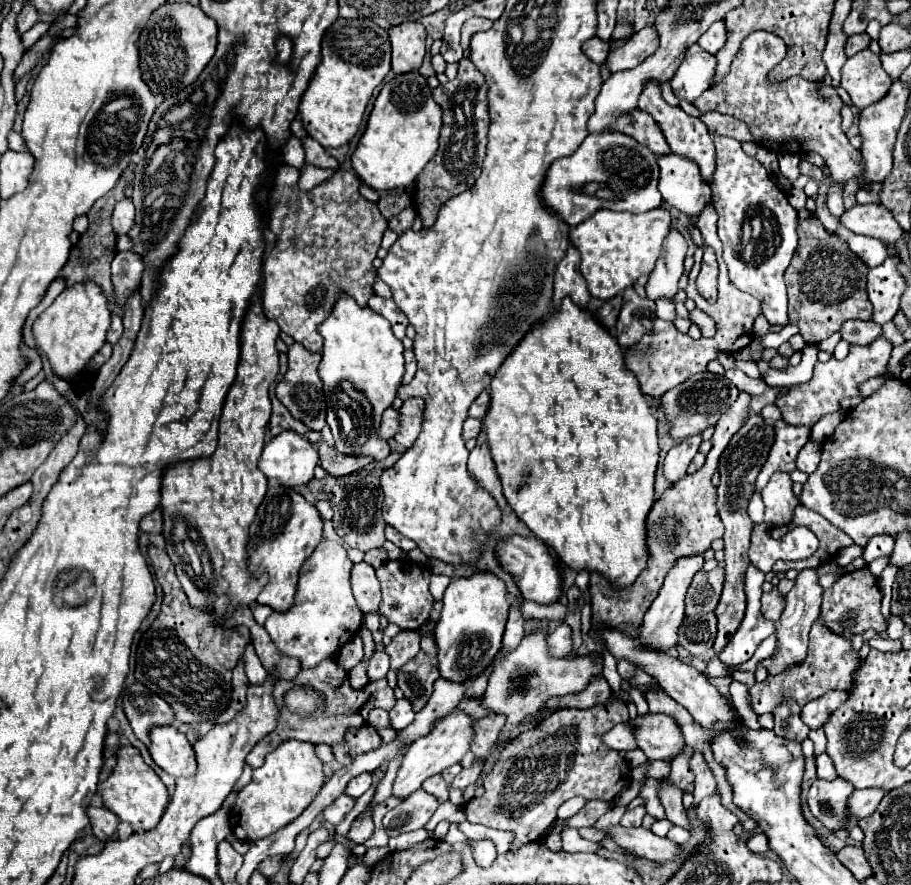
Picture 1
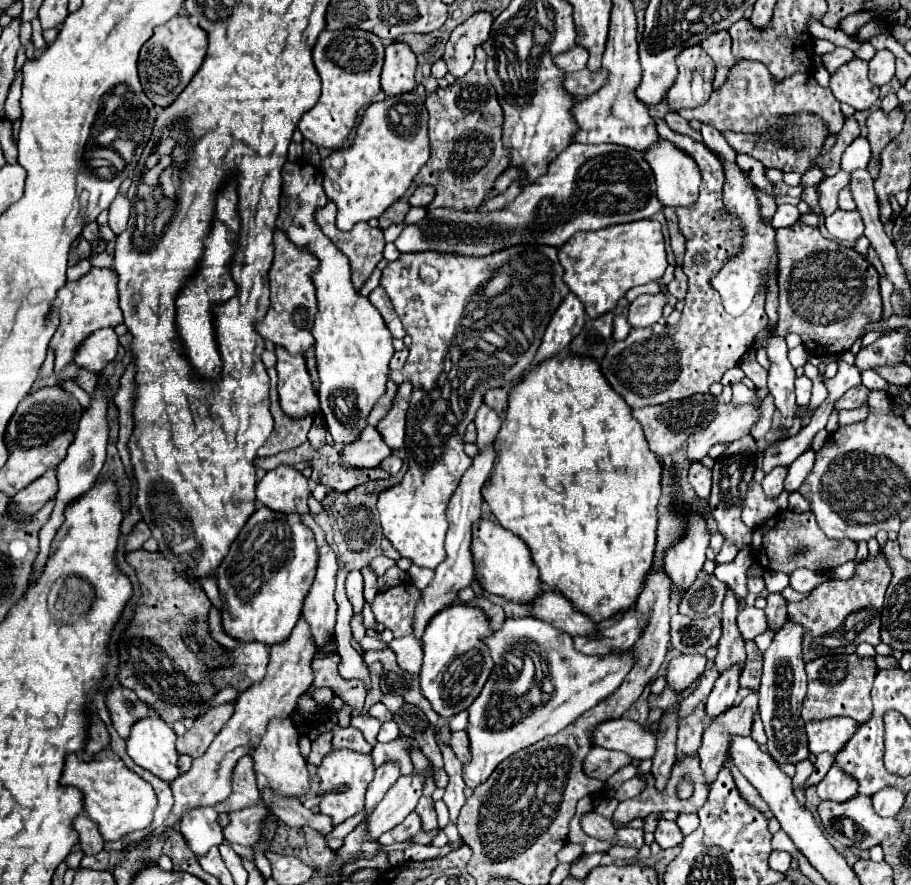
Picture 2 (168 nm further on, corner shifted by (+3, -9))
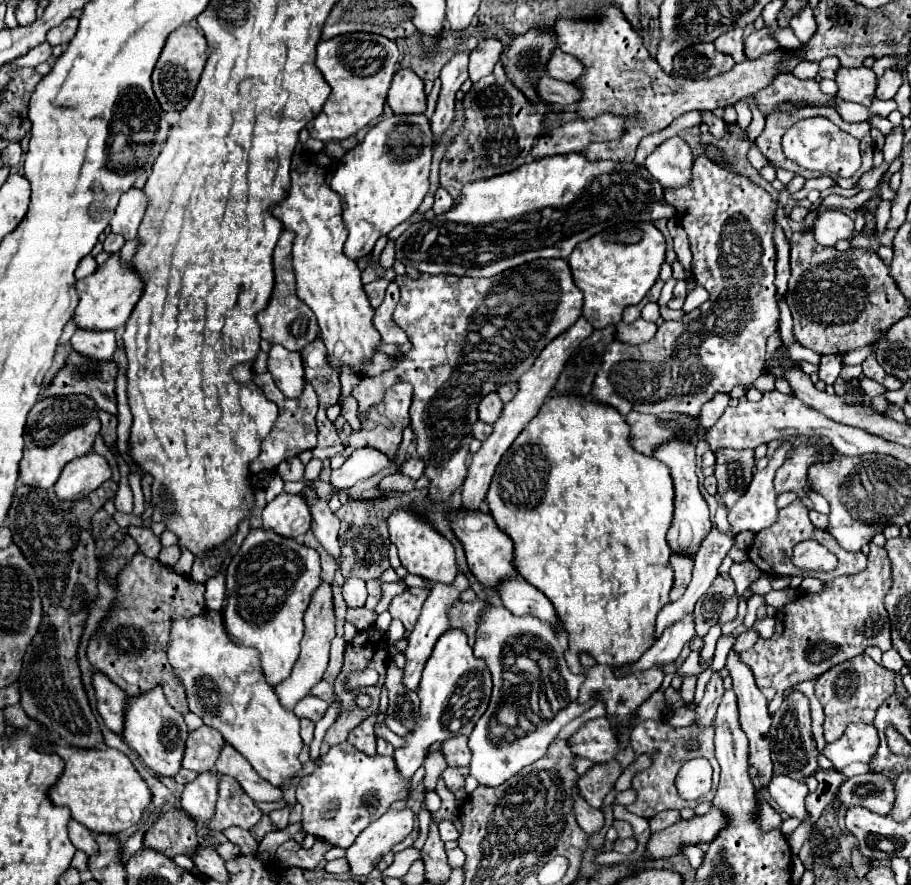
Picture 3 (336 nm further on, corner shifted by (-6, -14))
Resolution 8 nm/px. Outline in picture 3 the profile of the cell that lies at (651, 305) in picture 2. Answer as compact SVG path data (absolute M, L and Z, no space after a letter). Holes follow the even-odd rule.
M636 319L634 323L626 325L626 323L618 323L616 325L616 339L624 341L624 343L644 343L644 341L650 341L658 331L658 325L652 323L652 321L646 321L646 319Z

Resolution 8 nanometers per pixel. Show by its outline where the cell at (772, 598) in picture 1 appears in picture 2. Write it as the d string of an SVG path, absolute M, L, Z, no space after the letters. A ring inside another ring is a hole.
M745 606L739 612L739 632L743 634L745 640L753 640L757 634L767 630L767 620L765 620L765 612L755 608L755 606Z

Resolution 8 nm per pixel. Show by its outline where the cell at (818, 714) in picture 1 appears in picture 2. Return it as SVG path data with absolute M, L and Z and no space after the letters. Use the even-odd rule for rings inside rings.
M839 716L823 722L807 722L805 728L811 754L829 752L835 756L851 740L851 734L855 734L859 724L853 718Z

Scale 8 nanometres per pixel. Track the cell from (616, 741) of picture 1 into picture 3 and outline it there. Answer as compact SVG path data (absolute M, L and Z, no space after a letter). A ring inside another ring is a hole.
M616 759L606 761L606 763L596 763L588 773L584 773L578 779L580 795L588 801L590 807L600 809L604 797L612 791L620 773L622 773L622 767Z

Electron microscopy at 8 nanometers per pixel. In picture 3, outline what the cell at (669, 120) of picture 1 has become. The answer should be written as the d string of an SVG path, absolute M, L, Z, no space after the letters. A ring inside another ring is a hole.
M698 155L696 161L694 161L694 169L692 169L692 183L688 187L682 187L682 189L676 189L676 191L664 191L668 203L672 203L676 207L676 213L678 213L678 219L684 227L684 231L688 233L688 239L690 239L690 249L692 249L692 255L694 255L694 261L692 261L692 273L694 273L694 279L700 287L704 287L710 297L706 303L702 303L698 307L698 311L694 313L686 313L684 315L684 323L662 323L658 327L658 333L654 339L650 339L648 343L642 343L642 345L626 345L622 341L612 341L612 347L608 347L608 351L604 351L604 359L602 359L602 367L594 379L594 387L592 387L592 399L594 401L600 401L600 403L606 403L606 405L612 405L616 407L622 415L628 415L630 411L638 411L638 413L650 413L650 415L660 415L660 413L686 413L686 415L698 415L702 405L708 403L714 393L722 391L722 393L730 393L734 385L750 385L754 383L760 373L762 373L762 367L764 367L764 361L766 361L766 339L778 329L778 317L780 317L780 311L778 311L778 303L776 303L776 287L774 287L774 257L776 257L776 249L774 249L774 243L772 243L772 219L774 219L774 213L776 213L776 201L758 185L754 185L750 179L746 177L740 177L736 173L730 173L728 169L716 165L712 159L708 159L706 155ZM632 359L636 361L650 361L654 365L656 371L660 371L662 377L632 377Z

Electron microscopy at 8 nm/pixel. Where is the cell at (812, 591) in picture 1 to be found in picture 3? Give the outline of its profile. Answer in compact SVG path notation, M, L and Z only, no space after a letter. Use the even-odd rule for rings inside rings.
M790 689L788 695L784 697L782 707L772 715L772 763L774 763L774 773L788 775L796 781L804 781L806 777L814 775L816 771L816 759L818 759L818 749L816 741L812 737L812 727L810 727L810 699L798 691Z

